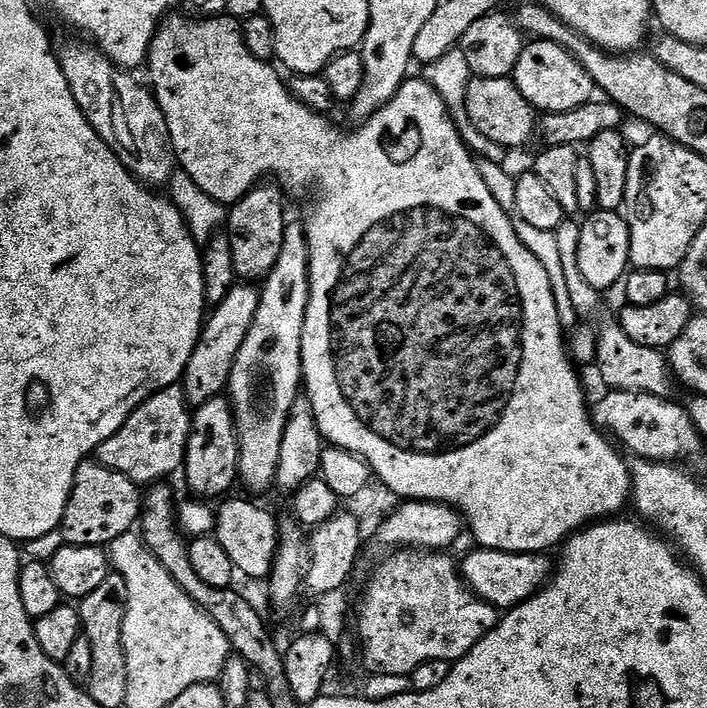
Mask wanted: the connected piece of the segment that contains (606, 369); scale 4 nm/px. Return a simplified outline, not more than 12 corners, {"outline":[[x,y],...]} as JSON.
{"outline":[[596,328],[596,368],[611,391],[666,398],[667,357],[627,337]]}

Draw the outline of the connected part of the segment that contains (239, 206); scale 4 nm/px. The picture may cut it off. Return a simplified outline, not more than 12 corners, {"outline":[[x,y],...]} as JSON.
{"outline":[[261,182],[226,228],[241,281],[278,266],[290,223],[285,189]]}

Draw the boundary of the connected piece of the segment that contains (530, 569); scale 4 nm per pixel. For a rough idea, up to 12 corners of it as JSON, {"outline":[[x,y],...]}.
{"outline":[[475,550],[465,584],[497,610],[526,603],[548,583],[544,554]]}

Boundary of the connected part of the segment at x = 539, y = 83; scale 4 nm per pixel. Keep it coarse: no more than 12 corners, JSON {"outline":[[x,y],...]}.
{"outline":[[549,40],[525,43],[514,79],[544,114],[581,108],[590,74]]}

